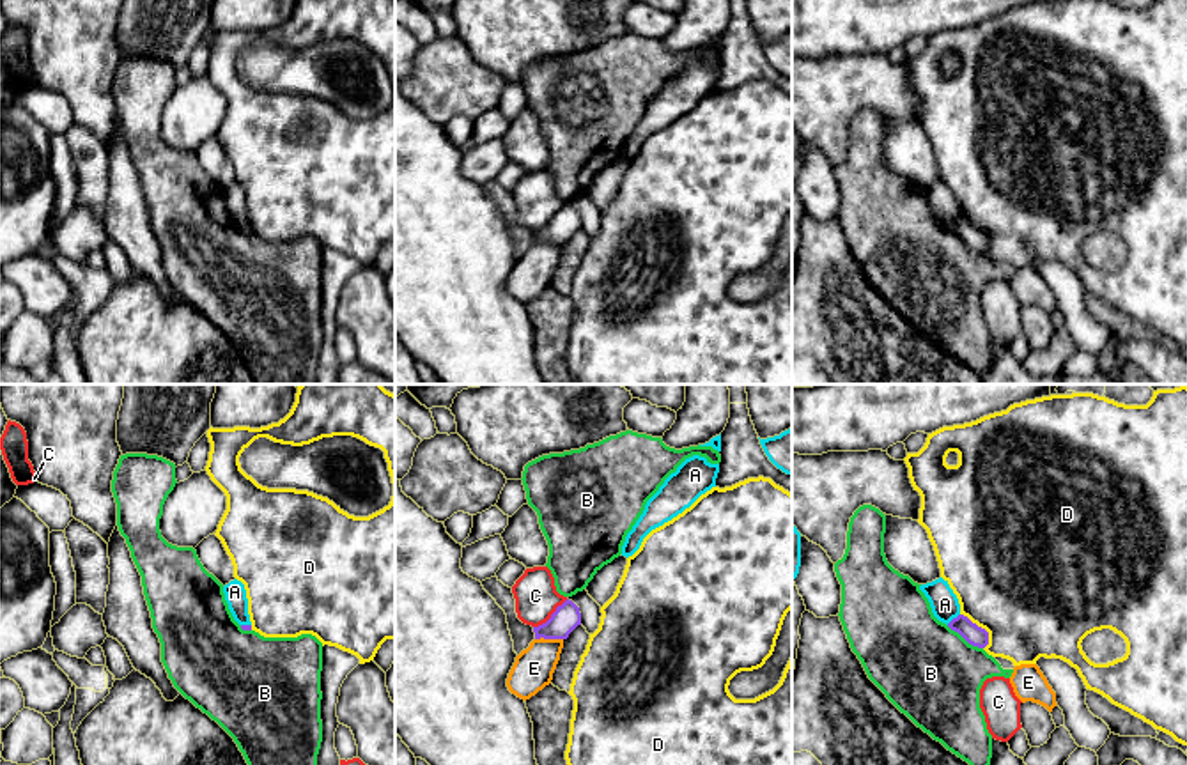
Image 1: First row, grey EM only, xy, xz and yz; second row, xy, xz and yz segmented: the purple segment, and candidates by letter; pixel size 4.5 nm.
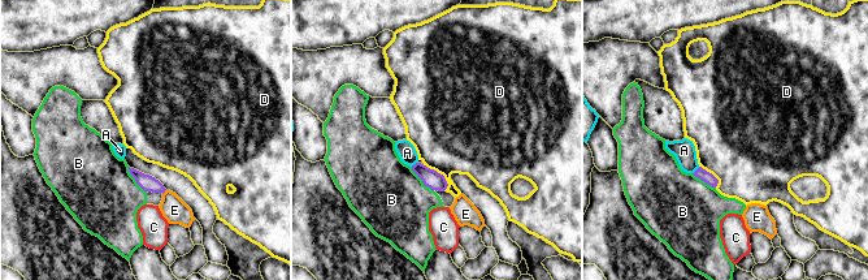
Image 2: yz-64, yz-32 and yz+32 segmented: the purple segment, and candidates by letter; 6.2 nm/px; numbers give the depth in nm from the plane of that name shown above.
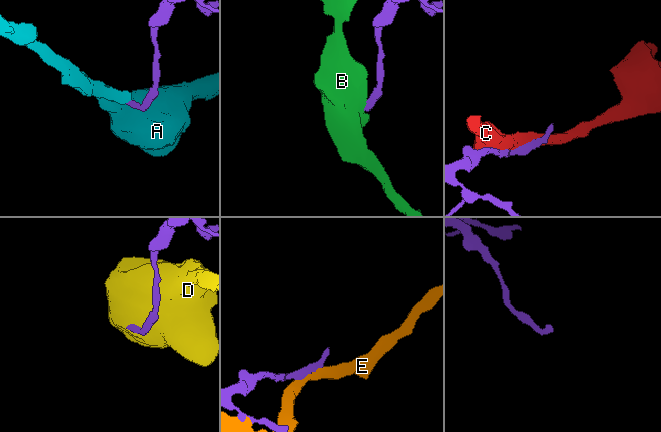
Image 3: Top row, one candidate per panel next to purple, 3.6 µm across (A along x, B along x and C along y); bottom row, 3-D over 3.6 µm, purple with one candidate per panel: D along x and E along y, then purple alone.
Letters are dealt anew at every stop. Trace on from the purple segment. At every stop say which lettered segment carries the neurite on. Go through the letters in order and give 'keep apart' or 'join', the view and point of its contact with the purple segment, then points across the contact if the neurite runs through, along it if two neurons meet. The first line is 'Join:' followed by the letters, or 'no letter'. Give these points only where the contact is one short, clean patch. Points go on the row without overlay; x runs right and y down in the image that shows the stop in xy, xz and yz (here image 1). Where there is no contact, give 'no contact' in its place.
Join: no letter
A: keep apart; contact yz (954, 222)
B: keep apart; contact yz (964, 241)
C: keep apart; contact xz (551, 218)
D: keep apart; contact yz (980, 231); border yz (961, 216), (987, 236), (987, 248), (984, 252)
E: keep apart; contact xz (548, 241)

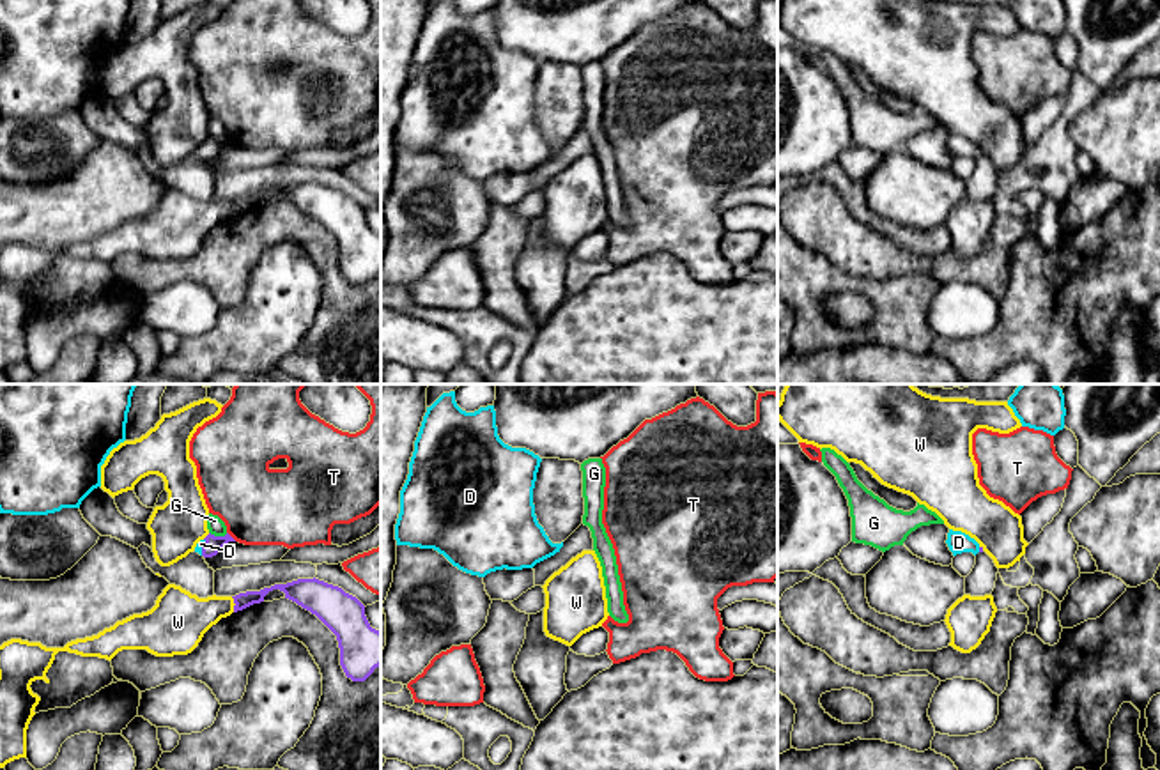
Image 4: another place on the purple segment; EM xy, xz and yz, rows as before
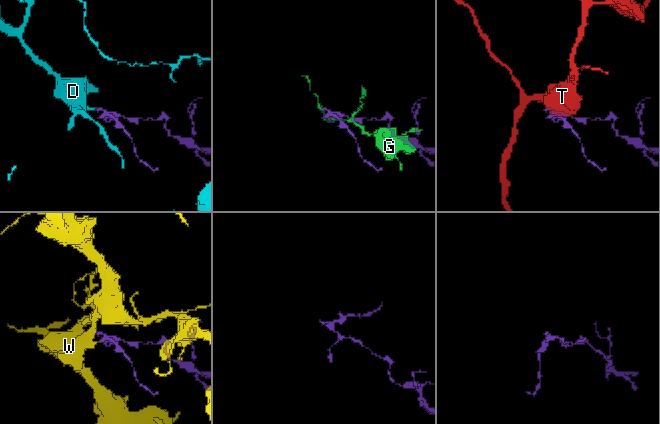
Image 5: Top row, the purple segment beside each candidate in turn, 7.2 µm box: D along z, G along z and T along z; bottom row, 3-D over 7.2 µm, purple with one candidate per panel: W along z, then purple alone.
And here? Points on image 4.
Join: D
D: join; contact xy (202, 151); way xy (213, 147), (202, 151), (201, 147)
G: keep apart; contact xy (218, 140); border xy (209, 135), (215, 138), (227, 137)
T: keep apart; contact xy (231, 140); border xy (227, 135), (236, 144)
W: keep apart; contact xy (234, 206)

